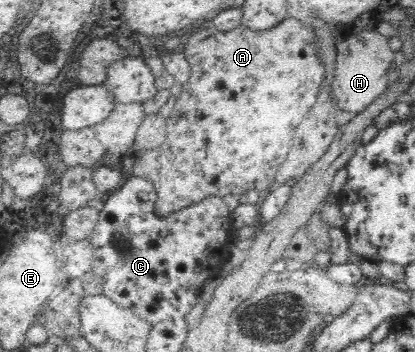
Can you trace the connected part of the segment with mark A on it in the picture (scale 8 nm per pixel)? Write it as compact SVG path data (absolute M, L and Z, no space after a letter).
M287 17L277 26L264 31L253 31L243 24L235 27L232 31L220 31L209 25L209 30L202 29L189 36L189 40L182 47L182 53L185 54L193 74L189 78L189 82L183 84L181 94L176 98L173 112L163 121L166 127L166 139L154 149L139 150L143 156L139 154L134 159L134 163L131 163L132 176L145 178L153 183L157 193L157 214L166 217L171 212L177 212L185 206L191 206L191 204L210 196L224 197L232 202L239 196L245 196L245 192L259 192L261 198L264 198L267 193L276 187L273 178L279 166L287 158L287 152L293 144L291 134L294 134L293 130L299 126L303 116L317 102L317 96L319 96L319 90L321 90L321 84L323 84L323 78L325 78L325 66L323 66L321 58L317 56L319 46L317 46L315 32L320 32L317 25L306 25L294 17Z

